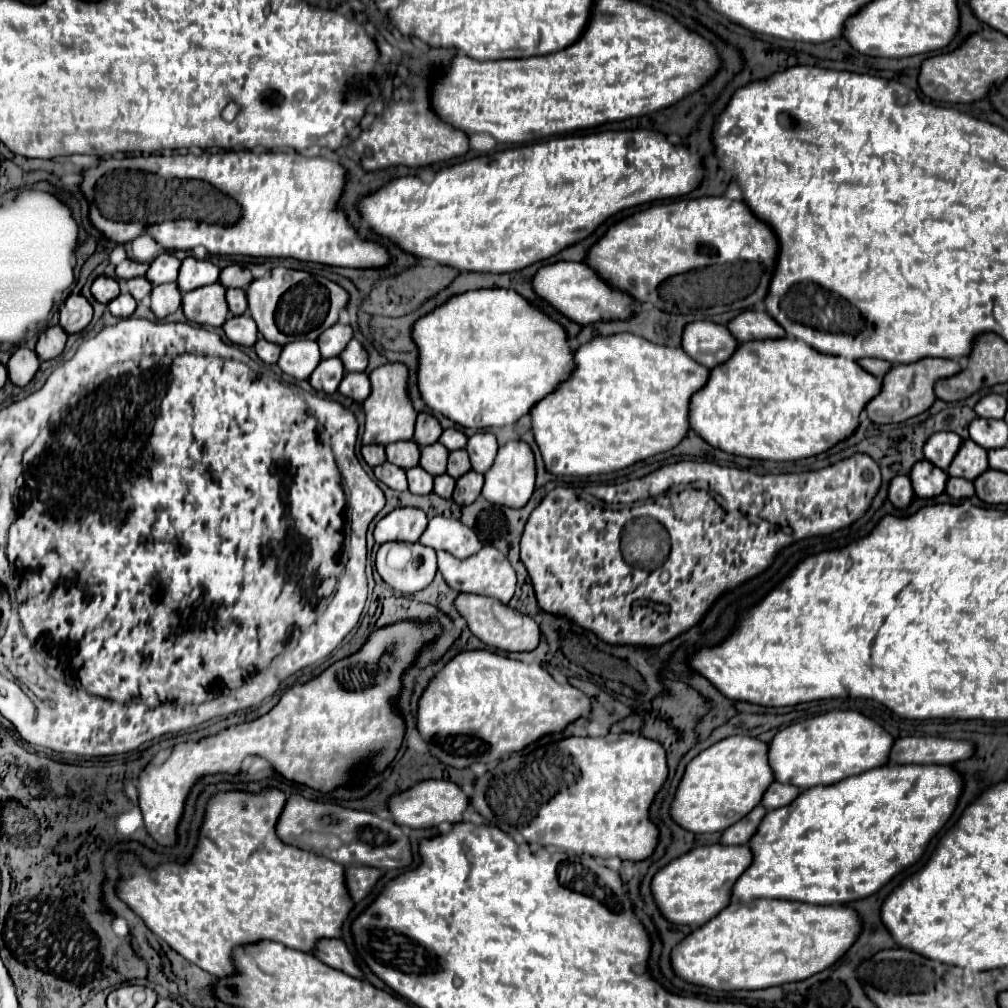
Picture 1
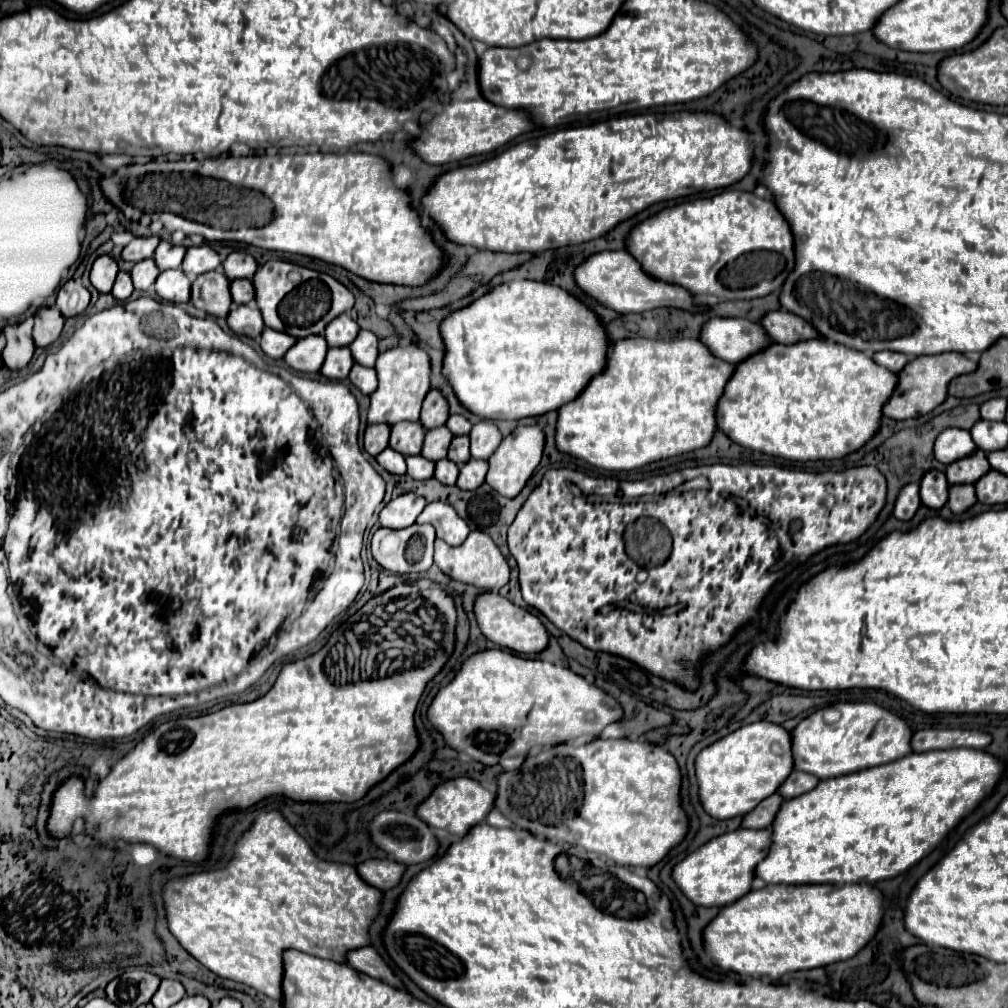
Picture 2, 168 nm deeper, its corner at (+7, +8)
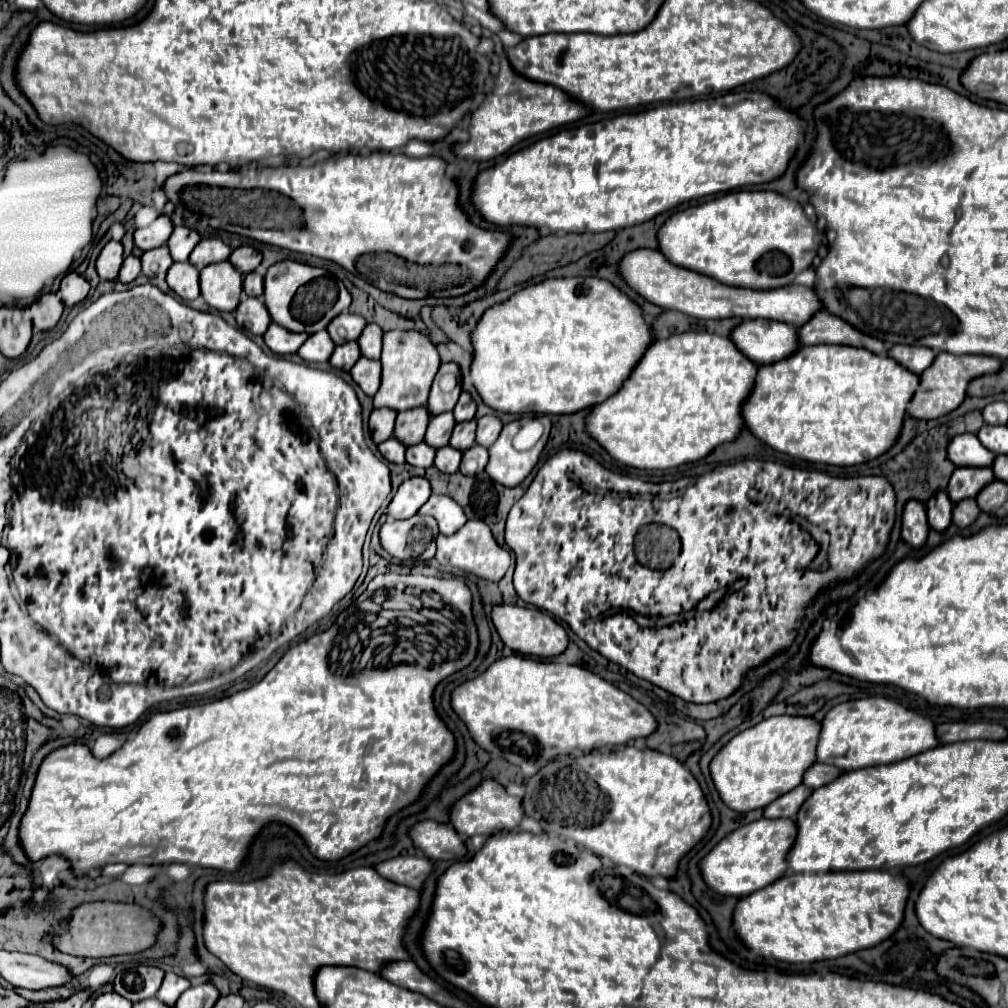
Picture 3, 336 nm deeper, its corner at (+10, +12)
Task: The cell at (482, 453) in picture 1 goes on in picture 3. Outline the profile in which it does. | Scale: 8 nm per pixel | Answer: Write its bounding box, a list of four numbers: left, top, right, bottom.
[477,414,503,448]

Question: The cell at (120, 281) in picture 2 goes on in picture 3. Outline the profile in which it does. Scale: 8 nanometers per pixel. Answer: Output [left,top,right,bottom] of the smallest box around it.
[119,256,141,284]

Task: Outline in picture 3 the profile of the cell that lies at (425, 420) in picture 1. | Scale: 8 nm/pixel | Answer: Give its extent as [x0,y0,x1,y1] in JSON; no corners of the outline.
[427,370,461,416]

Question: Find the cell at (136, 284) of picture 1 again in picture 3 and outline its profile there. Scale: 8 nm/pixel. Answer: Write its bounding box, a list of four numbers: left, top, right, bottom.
[141,246,173,278]

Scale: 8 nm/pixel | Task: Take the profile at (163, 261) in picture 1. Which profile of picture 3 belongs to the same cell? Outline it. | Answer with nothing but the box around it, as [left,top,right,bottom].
[167,226,201,262]

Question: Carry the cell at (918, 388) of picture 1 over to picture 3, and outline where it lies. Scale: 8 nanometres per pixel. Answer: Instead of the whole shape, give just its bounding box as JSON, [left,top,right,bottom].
[909,354,1003,420]

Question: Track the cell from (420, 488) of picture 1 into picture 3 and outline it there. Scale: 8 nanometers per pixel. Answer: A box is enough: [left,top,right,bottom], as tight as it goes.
[407,442,435,468]

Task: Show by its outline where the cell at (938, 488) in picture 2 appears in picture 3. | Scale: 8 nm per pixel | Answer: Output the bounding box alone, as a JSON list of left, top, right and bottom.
[927,492,953,532]

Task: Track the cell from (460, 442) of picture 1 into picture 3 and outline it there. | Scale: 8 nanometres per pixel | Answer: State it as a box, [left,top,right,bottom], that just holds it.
[453,392,477,422]

